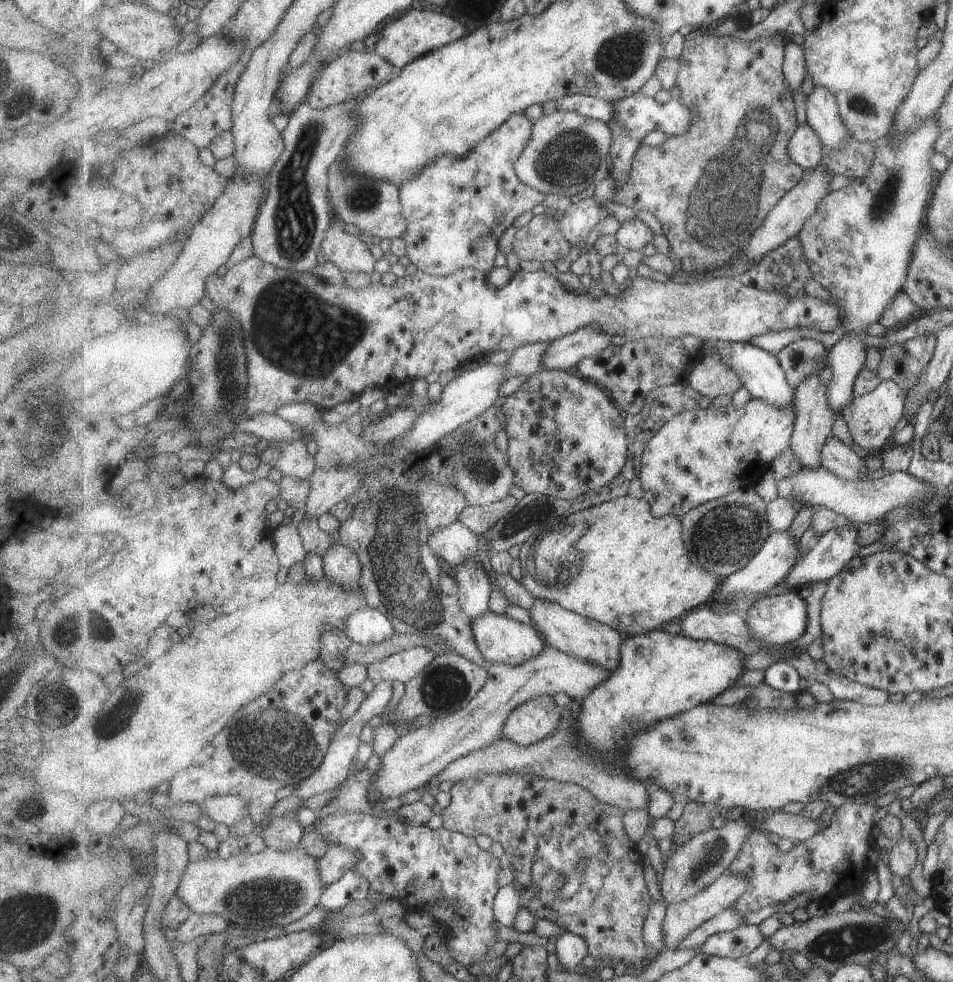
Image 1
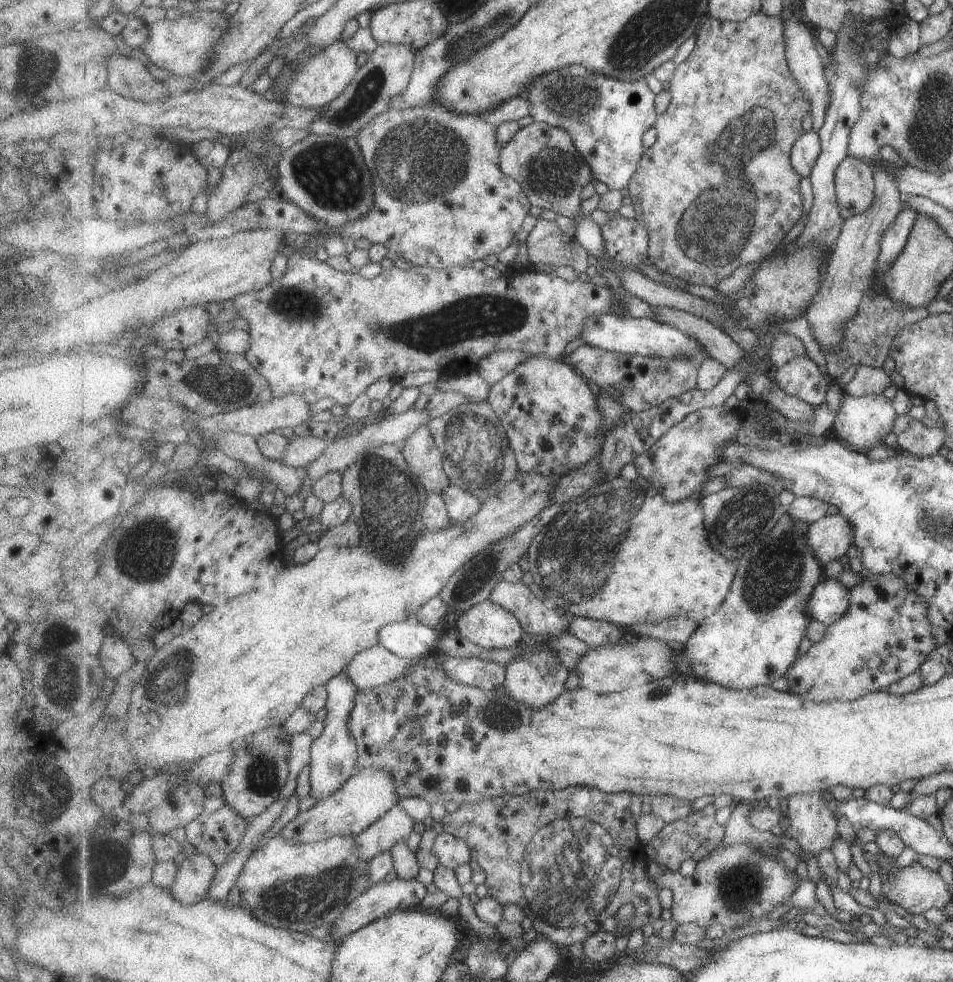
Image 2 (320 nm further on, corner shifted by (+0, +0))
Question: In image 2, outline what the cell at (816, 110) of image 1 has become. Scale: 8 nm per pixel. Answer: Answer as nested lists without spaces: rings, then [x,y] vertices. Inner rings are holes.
[[[789,15],[785,20],[786,34],[786,55],[793,71],[794,77],[811,99],[812,132],[819,132],[825,124],[827,109],[831,104],[831,93],[829,90],[829,81],[826,77],[825,64],[822,56],[819,54],[818,46],[814,39],[814,29],[801,18],[797,19],[794,15]]]

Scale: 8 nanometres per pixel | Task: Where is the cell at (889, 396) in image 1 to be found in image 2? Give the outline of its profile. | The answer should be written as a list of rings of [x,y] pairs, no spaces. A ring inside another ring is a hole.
[[[844,392],[843,404],[833,426],[837,436],[851,444],[851,446],[861,448],[861,450],[883,445],[883,436],[892,429],[893,420],[897,420],[891,404],[893,404],[893,401],[883,395],[854,397]]]

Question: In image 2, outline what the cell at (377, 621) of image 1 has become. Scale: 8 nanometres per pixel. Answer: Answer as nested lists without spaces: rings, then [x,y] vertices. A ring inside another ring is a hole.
[[[409,619],[389,623],[379,630],[381,645],[396,655],[412,661],[429,654],[437,654],[438,642],[443,635],[433,626]]]

